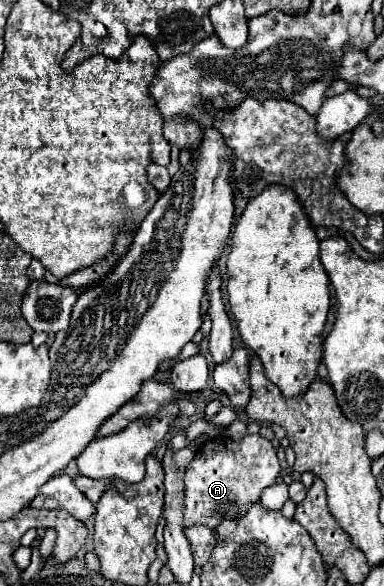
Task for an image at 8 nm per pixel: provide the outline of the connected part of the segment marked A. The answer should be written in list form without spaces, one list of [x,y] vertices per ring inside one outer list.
[[[248,434],[240,442],[230,438],[206,440],[196,452],[186,474],[186,498],[184,498],[184,526],[204,524],[216,528],[222,520],[236,518],[246,512],[248,504],[256,502],[264,488],[276,482],[280,474],[280,462],[276,448],[260,434]]]

